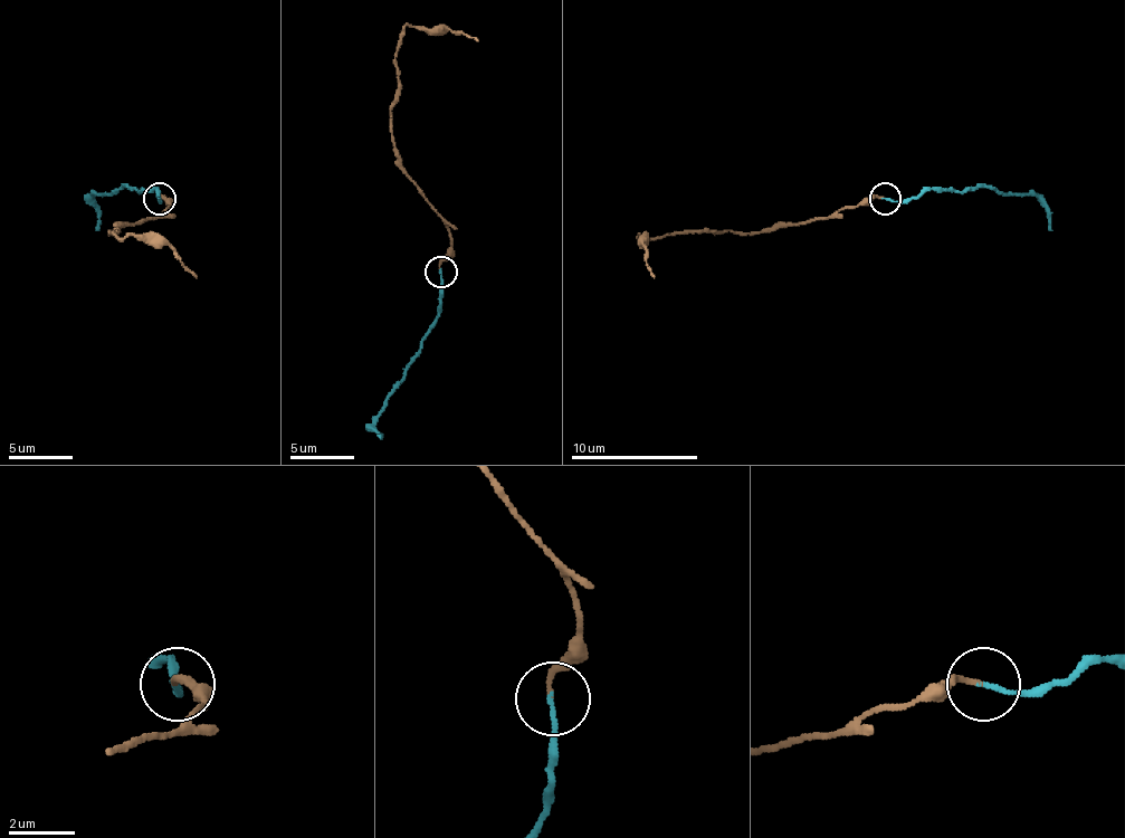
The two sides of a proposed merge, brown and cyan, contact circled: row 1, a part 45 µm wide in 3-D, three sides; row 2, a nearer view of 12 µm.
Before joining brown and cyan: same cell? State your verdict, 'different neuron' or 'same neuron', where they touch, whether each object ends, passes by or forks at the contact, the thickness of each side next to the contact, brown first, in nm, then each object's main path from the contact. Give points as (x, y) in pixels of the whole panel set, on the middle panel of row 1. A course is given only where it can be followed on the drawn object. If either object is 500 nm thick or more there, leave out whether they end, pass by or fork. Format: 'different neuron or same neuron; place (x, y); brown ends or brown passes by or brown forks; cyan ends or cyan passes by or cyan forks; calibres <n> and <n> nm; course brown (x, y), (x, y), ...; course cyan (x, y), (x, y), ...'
different neuron; place (441, 272); brown ends; cyan ends; calibres 140 and 140 nm; course brown (440, 270), (449, 232), (406, 172), (392, 140), (399, 86), (399, 35), (411, 26), (447, 28), (478, 41); course cyan (440, 270), (437, 322), (421, 344), (406, 379), (389, 394), (377, 436)

